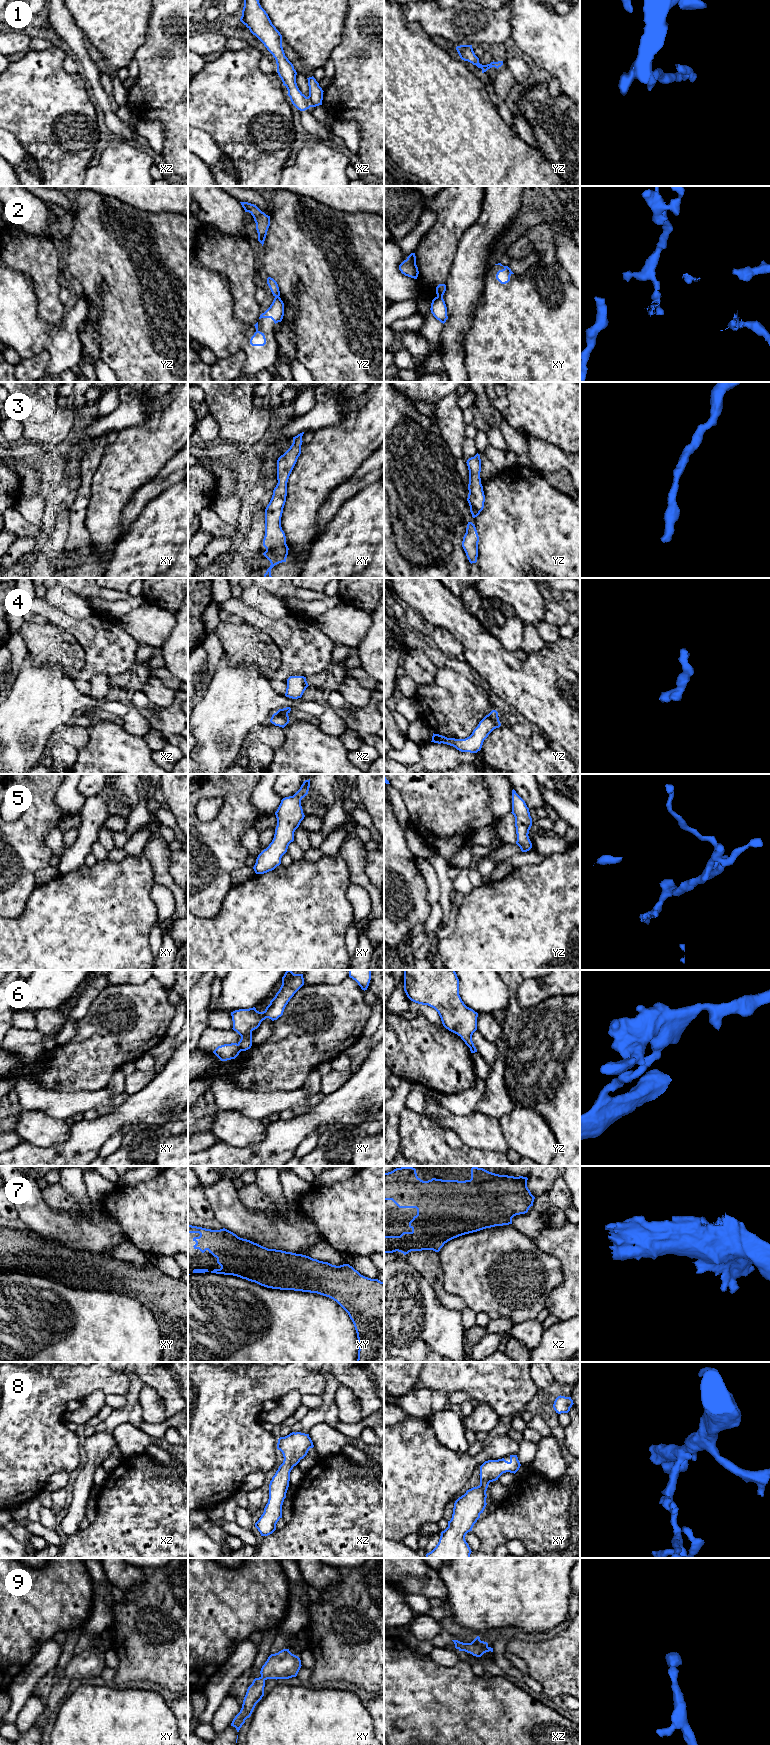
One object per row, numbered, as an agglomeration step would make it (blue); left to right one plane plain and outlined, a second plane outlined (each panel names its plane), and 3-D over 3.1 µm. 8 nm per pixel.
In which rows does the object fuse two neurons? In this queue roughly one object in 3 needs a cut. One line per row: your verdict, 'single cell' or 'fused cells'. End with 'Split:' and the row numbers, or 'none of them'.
1: fused cells
2: fused cells
3: single cell
4: single cell
5: single cell
6: fused cells
7: single cell
8: single cell
9: single cell
Split: 1, 2, 6

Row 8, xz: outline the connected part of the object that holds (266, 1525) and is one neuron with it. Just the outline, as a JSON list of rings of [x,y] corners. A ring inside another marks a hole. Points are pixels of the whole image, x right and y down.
[[[292,1432],[278,1439],[277,1449],[282,1452],[284,1460],[270,1481],[268,1503],[255,1523],[261,1536],[268,1536],[276,1530],[276,1524],[282,1518],[282,1505],[289,1487],[290,1472],[313,1447],[309,1434],[301,1432]]]

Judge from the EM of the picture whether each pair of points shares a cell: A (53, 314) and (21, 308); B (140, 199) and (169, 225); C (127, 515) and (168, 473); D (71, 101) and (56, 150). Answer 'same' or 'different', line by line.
A: different
B: different
C: same
D: same

